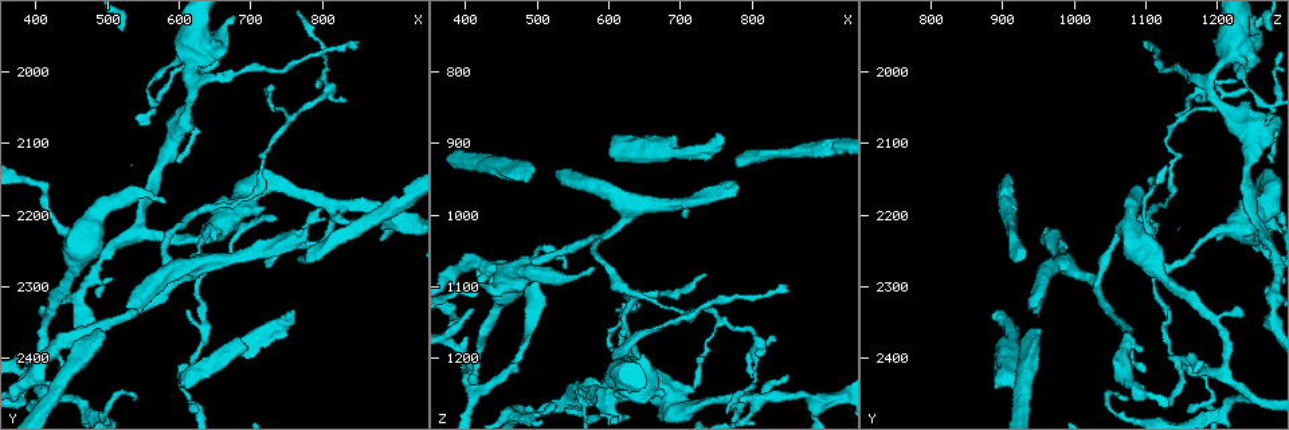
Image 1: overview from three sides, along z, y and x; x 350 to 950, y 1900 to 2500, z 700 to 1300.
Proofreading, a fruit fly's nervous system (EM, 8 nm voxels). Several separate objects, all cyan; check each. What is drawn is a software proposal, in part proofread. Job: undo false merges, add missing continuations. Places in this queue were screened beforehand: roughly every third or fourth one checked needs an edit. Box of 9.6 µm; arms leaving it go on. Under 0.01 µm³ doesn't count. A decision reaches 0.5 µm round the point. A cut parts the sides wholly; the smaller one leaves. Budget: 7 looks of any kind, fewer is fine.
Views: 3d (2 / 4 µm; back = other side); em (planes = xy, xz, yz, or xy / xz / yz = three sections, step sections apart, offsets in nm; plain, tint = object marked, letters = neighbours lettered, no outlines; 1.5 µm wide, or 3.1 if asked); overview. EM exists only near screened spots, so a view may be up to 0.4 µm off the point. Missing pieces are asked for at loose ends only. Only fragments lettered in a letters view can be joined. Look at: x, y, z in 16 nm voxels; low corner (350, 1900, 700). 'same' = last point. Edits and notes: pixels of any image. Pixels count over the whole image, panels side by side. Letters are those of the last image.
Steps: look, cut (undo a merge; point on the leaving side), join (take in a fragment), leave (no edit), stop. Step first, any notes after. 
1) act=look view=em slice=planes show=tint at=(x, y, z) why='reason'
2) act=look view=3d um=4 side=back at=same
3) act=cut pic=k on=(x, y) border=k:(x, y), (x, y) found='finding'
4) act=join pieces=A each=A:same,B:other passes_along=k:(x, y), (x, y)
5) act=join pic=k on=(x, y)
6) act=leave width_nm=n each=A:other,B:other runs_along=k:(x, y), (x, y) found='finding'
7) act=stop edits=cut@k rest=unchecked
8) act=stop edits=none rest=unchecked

act=look view=3d um=4 at=(630, 1980, 1215) why='calibre changes'

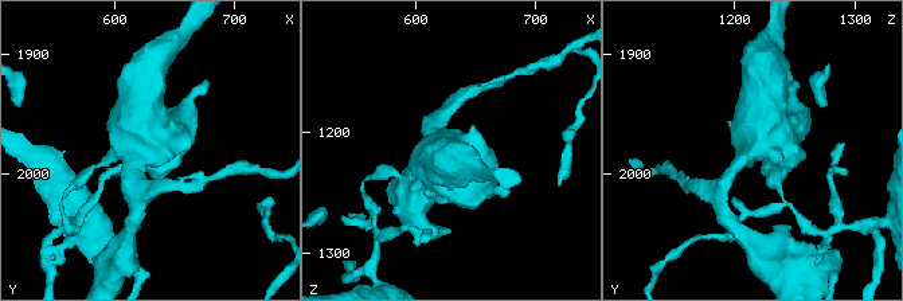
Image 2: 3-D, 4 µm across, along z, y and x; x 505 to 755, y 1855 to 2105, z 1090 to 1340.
act=look view=em slice=planes show=tint at=(628, 1980, 1212) why='need the tissue'

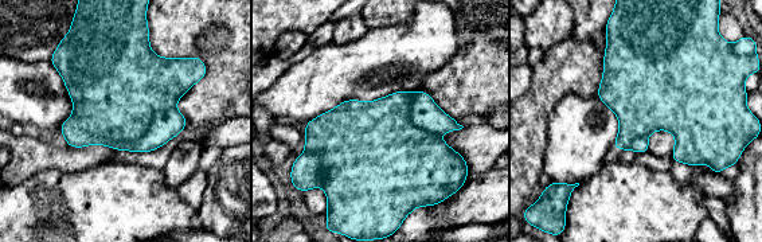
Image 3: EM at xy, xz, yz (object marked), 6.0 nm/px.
act=look view=em slice=planes show=letters at=same why='see the neighbours'

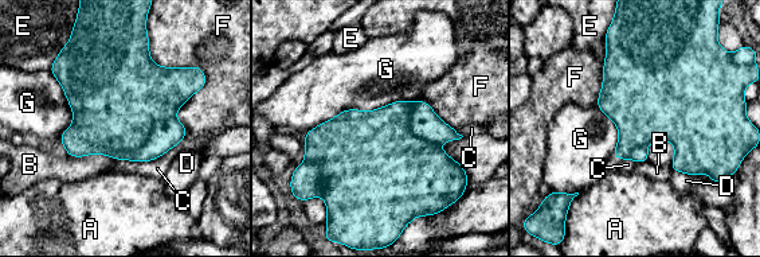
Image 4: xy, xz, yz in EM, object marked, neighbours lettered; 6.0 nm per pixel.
act=cut pic=4 on=(167, 133) each=A:other,B:other,C:other,D:other,E:other,F:other,G:other border=4:(173, 117), (109, 155) found='a second cell is stuck on'

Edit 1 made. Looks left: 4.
act=look view=overview why='see it whole again'

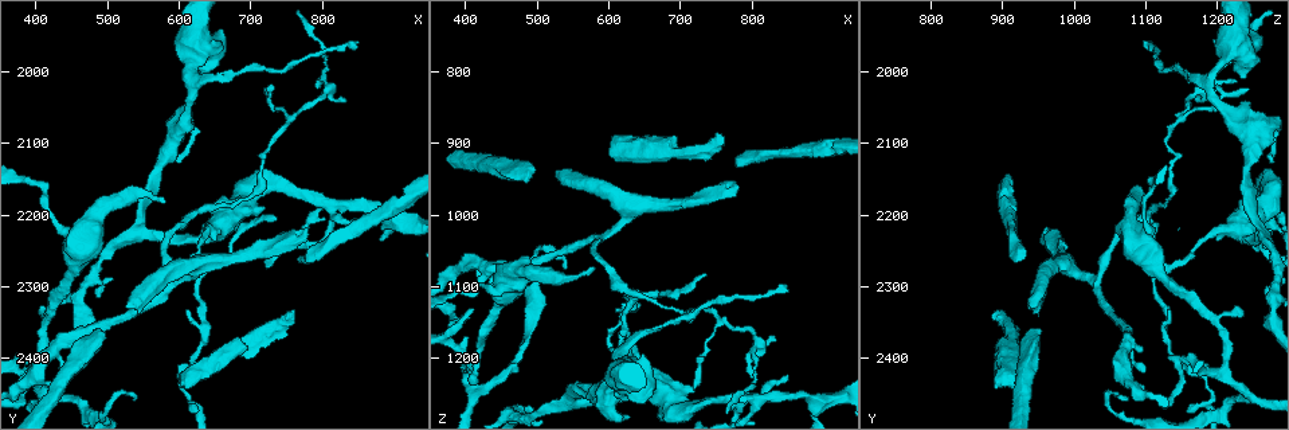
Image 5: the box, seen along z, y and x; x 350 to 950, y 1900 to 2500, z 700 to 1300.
act=look view=3d um=4 at=(580, 2305, 1030) why='two arms in line, one across'

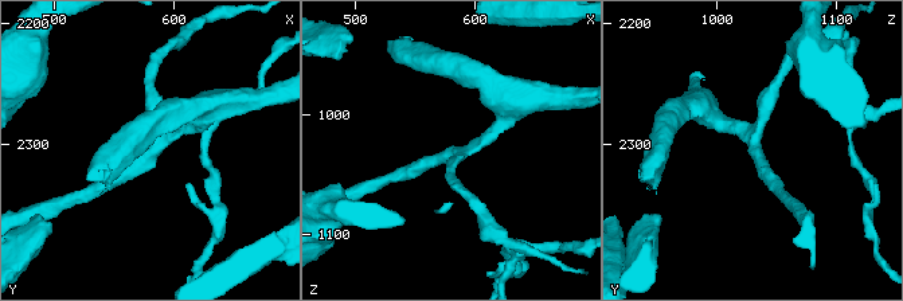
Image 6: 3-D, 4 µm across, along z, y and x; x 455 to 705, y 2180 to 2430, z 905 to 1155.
act=look view=em slice=planes show=tint at=(588, 2302, 1032) arms=3 arm_widths_nm=160,170,200

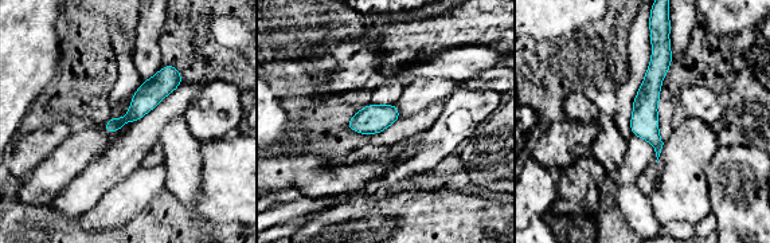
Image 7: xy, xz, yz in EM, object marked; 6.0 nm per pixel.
act=look view=em slice=planes show=letters at=same why='see the neighbours'

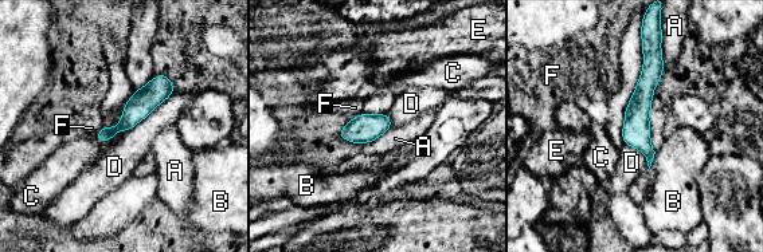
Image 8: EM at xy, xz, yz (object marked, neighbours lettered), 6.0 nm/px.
act=leave width_nm=140 each=A:other,B:other,C:other,D:other,E:other,F:other border=8:(662, 39), (661, 74) found='continuous, no second cell'

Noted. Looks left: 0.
act=stop edits=cut@4 rest=unchecked

